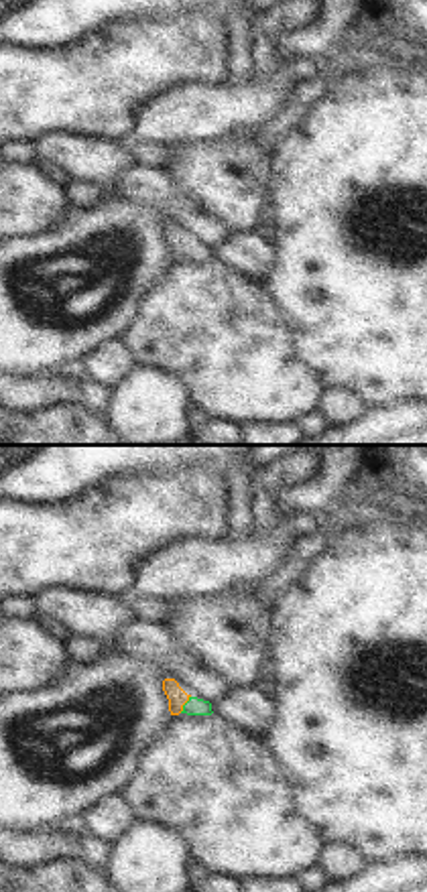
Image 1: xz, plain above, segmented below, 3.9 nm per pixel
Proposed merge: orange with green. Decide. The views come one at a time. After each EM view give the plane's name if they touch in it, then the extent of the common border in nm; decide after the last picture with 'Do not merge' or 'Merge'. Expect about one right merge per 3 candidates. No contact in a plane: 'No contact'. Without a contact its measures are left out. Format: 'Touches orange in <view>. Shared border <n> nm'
Touches orange in xz. Shared border 80 nm

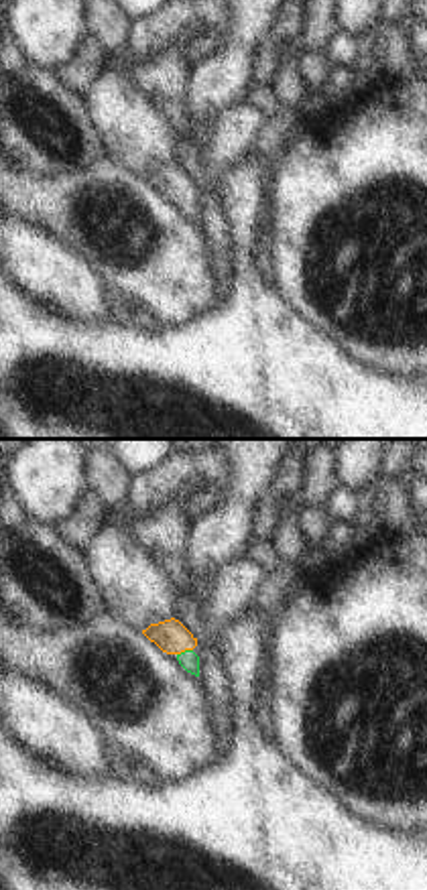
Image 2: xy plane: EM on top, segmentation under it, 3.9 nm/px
Touches orange in xy. Shared border 70 nm

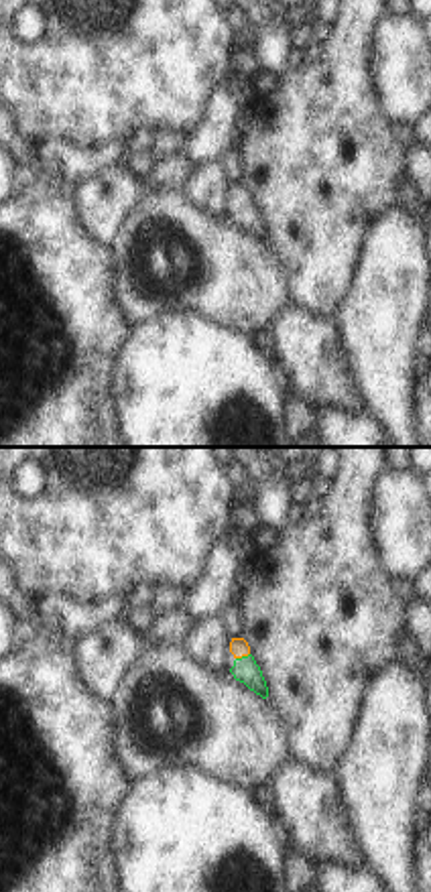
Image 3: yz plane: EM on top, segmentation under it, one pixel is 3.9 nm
Touches orange in yz. Shared border 60 nm

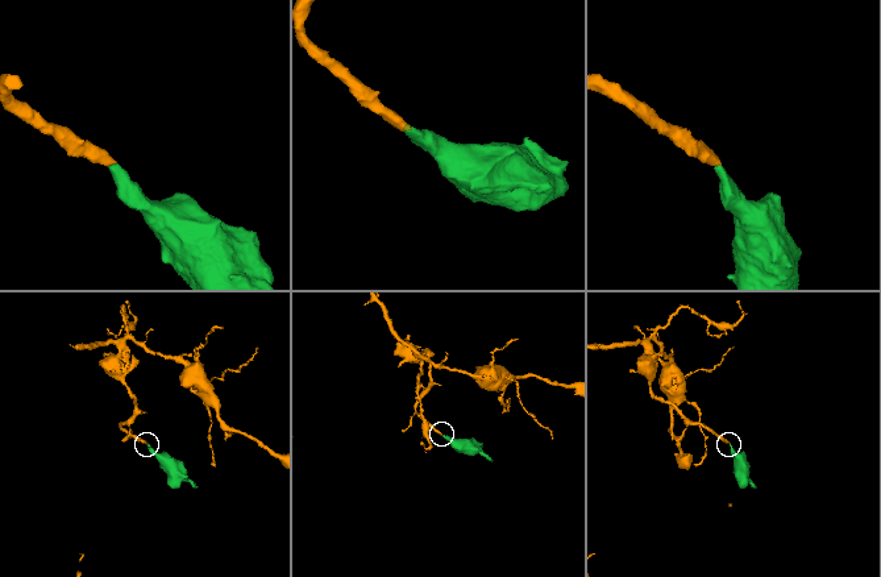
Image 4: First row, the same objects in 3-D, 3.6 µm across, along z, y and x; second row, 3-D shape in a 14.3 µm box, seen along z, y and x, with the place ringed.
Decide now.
Merge

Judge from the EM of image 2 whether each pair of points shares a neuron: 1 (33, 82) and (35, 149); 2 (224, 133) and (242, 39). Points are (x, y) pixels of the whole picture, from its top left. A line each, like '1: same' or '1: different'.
1: same
2: different

